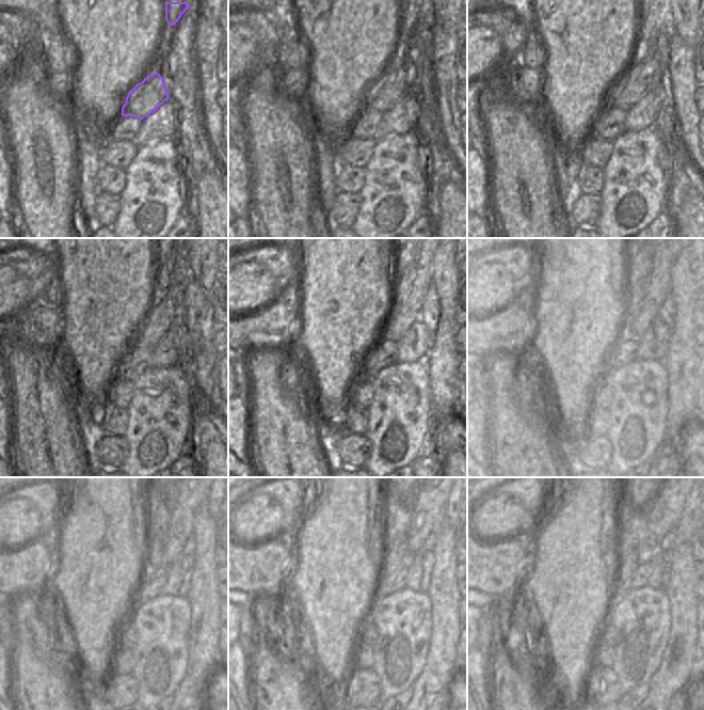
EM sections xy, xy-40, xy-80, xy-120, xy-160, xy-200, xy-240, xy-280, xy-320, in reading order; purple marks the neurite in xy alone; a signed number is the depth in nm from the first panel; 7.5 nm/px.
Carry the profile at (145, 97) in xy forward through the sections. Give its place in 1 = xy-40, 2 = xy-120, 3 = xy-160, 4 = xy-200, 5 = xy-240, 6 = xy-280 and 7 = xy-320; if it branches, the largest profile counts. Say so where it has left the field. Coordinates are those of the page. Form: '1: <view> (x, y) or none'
1: xy-40 (383, 95)
2: xy-120 (175, 269)
3: xy-160 (400, 316)
4: xy-200 (658, 289)
5: xy-240 (187, 499)
6: xy-280 (429, 499)
7: xy-320 (668, 503)

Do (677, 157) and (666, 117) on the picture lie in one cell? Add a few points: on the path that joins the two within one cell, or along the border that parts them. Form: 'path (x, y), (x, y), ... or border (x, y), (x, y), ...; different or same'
path (674, 147), (666, 127); same

